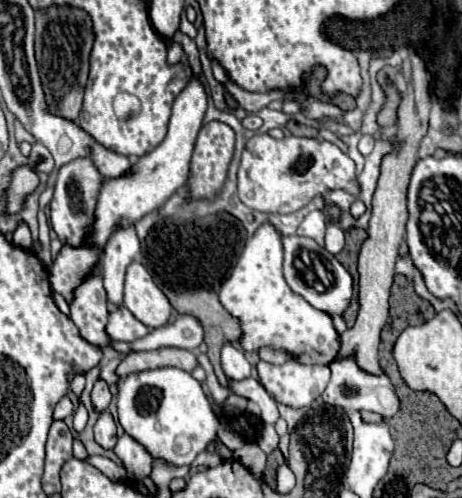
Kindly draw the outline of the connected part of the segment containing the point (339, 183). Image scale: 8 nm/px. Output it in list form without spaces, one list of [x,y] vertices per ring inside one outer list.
[[[268,133],[254,135],[252,139],[248,139],[238,169],[238,195],[246,207],[264,213],[294,213],[302,209],[306,203],[310,203],[314,197],[326,195],[328,191],[334,189],[344,189],[354,197],[358,197],[360,193],[354,161],[332,141],[314,139],[314,137],[296,137],[296,135],[286,135],[284,139],[276,141]]]

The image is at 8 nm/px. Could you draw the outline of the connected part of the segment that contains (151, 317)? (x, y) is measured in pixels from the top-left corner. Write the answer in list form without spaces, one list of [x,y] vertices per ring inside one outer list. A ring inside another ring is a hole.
[[[132,261],[126,269],[124,307],[128,307],[146,327],[162,327],[172,315],[166,295],[156,287],[146,267],[138,261]]]

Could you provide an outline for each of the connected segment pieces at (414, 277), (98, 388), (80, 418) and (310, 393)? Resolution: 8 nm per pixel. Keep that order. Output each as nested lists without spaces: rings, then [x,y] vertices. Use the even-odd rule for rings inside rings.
[[[400,257],[400,259],[398,259],[398,263],[396,263],[396,273],[398,273],[398,275],[404,275],[404,277],[414,285],[414,291],[416,291],[422,299],[426,299],[426,301],[440,301],[440,299],[436,299],[436,297],[426,289],[424,279],[422,279],[420,271],[412,265],[410,257],[404,257],[404,259]]]
[[[96,379],[94,389],[92,389],[92,403],[94,403],[94,407],[98,411],[104,411],[108,407],[110,399],[112,399],[112,393],[110,393],[108,383],[104,379]]]
[[[80,404],[73,416],[73,427],[78,433],[82,432],[88,421],[88,412],[83,404]]]
[[[290,359],[282,365],[258,361],[258,379],[262,387],[282,405],[300,409],[310,407],[326,389],[330,381],[328,365],[302,365]]]

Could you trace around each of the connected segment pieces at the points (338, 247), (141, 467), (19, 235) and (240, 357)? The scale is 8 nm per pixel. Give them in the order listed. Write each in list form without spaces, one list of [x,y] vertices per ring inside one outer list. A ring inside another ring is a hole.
[[[326,225],[326,249],[332,253],[332,255],[338,255],[344,247],[344,233],[340,227],[334,227],[334,225]]]
[[[124,433],[122,437],[118,437],[114,453],[120,457],[130,479],[144,479],[150,475],[150,453],[146,453],[146,449],[142,449],[142,445],[138,445],[138,441],[134,441],[130,435]]]
[[[20,223],[18,225],[18,229],[16,229],[16,233],[14,233],[14,243],[18,245],[18,247],[22,247],[22,249],[30,249],[30,245],[32,245],[32,237],[30,237],[30,231],[28,231],[28,227],[26,227],[26,223]]]
[[[226,343],[222,347],[220,359],[222,359],[222,371],[226,373],[228,379],[242,381],[242,379],[248,379],[252,375],[252,365],[246,361],[244,353],[238,351],[236,347],[232,347],[230,343]]]

